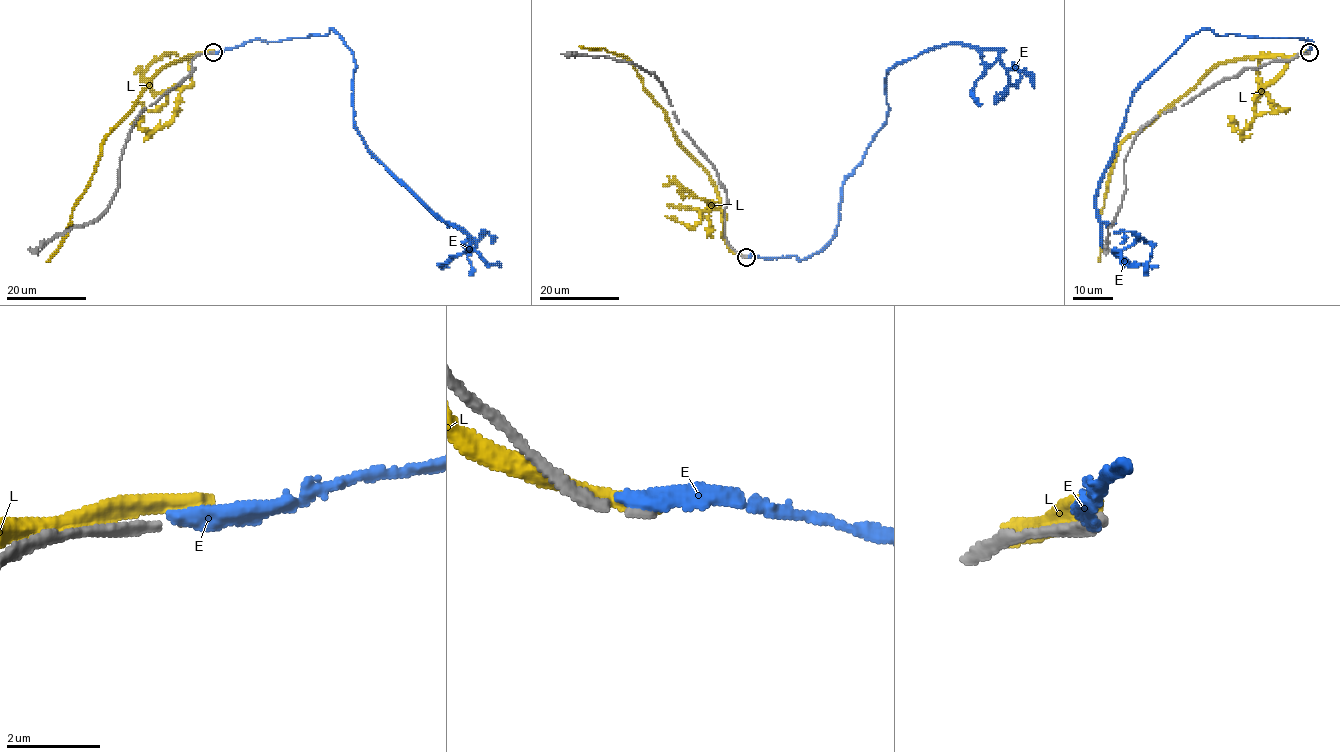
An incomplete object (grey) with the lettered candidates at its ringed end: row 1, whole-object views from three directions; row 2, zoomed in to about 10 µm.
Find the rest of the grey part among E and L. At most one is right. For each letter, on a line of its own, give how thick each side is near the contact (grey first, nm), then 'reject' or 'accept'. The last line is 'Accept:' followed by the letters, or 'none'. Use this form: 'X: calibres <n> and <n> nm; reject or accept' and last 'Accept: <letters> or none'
E: calibres 200 and 440 nm; reject
L: calibres 200 and 400 nm; reject
Accept: none

